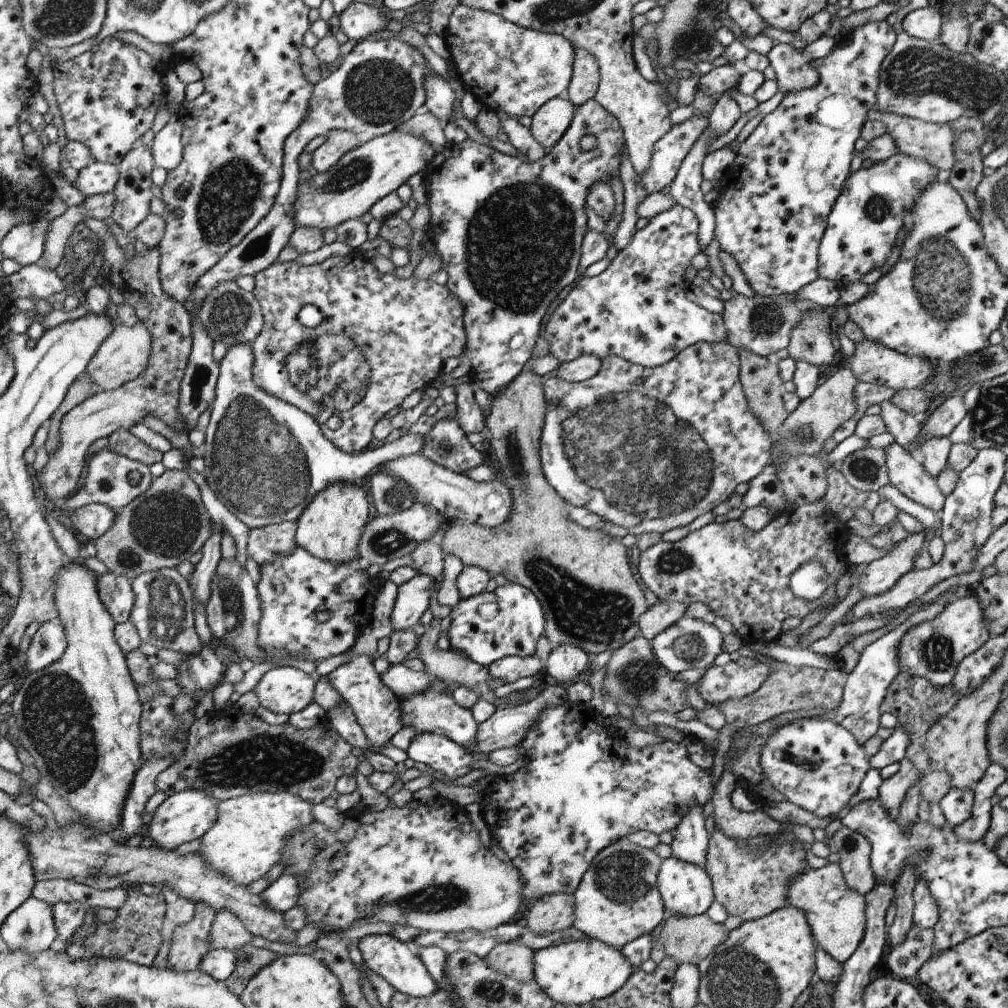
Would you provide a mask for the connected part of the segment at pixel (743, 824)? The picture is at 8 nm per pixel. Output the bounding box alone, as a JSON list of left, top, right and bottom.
[711,770,784,840]

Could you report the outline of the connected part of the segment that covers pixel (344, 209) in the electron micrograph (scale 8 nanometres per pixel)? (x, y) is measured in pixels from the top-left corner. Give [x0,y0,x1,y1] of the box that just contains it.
[293,133,436,232]

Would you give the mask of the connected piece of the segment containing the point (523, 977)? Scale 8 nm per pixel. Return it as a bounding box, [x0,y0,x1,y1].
[485,942,534,983]

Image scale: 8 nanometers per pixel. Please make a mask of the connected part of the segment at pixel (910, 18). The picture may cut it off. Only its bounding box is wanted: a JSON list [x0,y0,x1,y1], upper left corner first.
[903,6,942,41]

